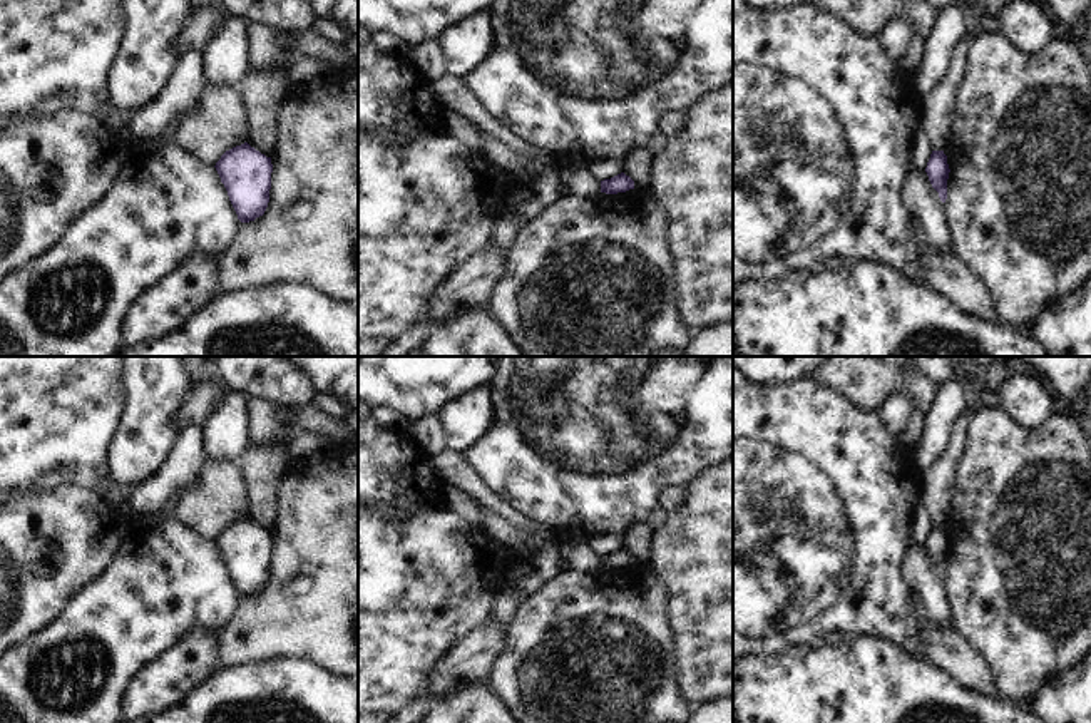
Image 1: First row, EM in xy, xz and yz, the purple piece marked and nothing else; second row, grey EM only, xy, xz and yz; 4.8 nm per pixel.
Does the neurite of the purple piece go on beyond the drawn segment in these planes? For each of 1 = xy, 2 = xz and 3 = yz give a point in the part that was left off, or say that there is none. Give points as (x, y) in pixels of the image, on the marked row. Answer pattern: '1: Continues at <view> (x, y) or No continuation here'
1: No continuation here
2: No continuation here
3: No continuation here

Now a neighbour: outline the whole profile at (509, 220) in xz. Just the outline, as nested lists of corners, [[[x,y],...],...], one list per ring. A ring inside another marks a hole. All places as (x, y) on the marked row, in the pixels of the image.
[[[514,201],[504,203],[504,213],[499,216],[492,228],[492,239],[490,243],[494,248],[507,249],[510,248],[515,233],[519,231],[520,218],[517,214],[517,204]]]

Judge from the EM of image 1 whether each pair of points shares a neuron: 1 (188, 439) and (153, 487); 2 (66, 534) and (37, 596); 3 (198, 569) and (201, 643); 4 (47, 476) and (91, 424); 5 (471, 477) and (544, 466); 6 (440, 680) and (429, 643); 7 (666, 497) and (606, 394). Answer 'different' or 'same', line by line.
1: same
2: same
3: different
4: same
5: different
6: different
7: different

